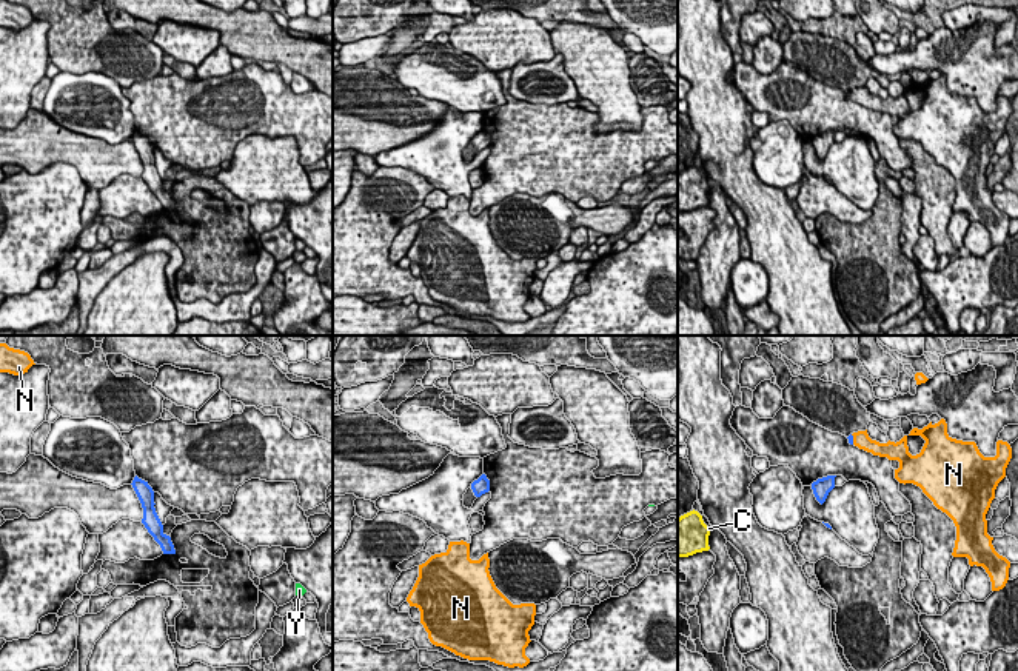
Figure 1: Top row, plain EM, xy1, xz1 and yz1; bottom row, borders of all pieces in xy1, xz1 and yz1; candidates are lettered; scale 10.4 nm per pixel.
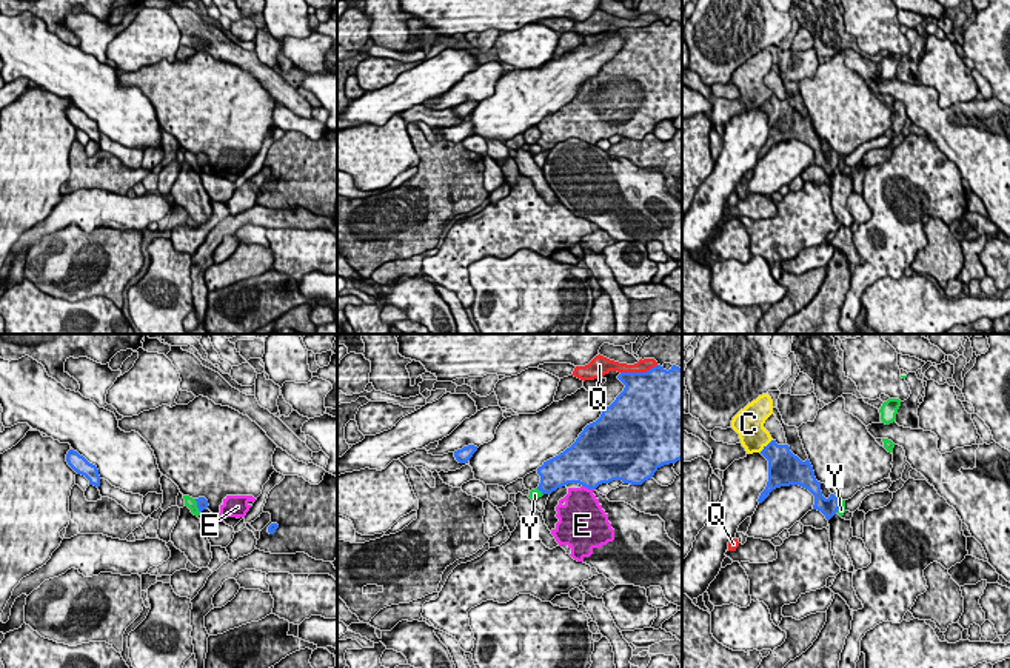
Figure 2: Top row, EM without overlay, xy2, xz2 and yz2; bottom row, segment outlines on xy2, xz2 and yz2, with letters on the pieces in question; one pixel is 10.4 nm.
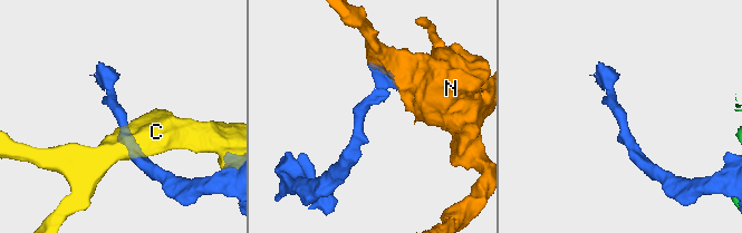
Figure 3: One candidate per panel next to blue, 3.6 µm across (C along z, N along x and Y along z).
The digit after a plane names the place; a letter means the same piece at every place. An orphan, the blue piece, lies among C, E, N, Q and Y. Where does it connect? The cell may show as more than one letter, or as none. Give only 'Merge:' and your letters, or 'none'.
Merge: N

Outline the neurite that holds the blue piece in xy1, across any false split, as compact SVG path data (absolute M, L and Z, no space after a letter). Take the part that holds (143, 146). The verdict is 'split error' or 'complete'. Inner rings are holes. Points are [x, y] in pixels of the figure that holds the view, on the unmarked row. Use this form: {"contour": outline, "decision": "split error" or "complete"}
{"contour": "M137 131L134 132L131 140L143 163L142 179L154 192L154 195L160 200L163 209L176 209L171 192L163 188L163 180L156 168L152 143L148 140L148 137L139 134Z", "decision": "complete"}

